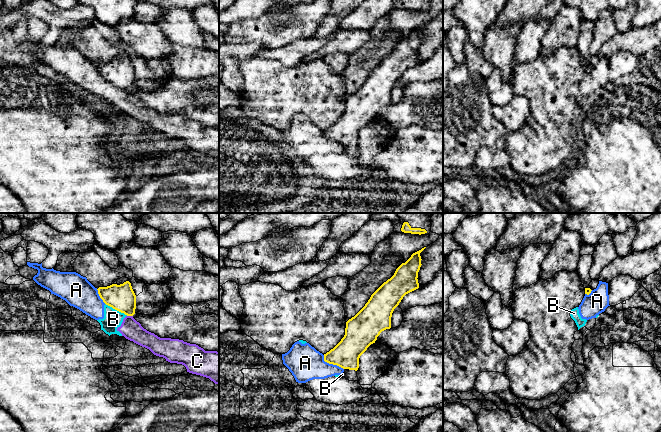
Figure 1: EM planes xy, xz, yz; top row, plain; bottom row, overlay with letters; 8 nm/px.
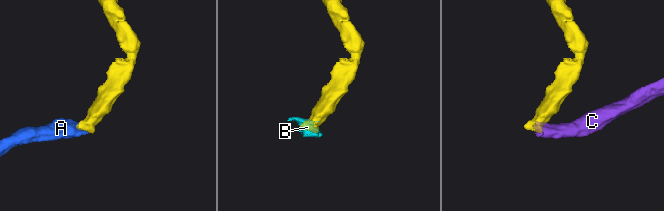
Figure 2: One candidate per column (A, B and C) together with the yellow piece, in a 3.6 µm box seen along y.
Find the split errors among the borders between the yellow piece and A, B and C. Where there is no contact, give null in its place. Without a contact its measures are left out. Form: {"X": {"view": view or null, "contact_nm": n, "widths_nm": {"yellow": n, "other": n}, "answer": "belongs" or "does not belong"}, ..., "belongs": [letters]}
{"A": {"view": "xz", "contact_nm": 200, "widths_nm": {"yellow": 220, "other": 280}, "answer": "does not belong"}, "B": {"view": "xy", "contact_nm": 200, "widths_nm": {"yellow": 220, "other": 150}, "answer": "does not belong"}, "C": {"view": "xy", "contact_nm": 50, "widths_nm": {"yellow": 220, "other": 160}, "answer": "does not belong"}, "belongs": []}

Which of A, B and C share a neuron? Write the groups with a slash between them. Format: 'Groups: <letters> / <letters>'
Groups: A B C

